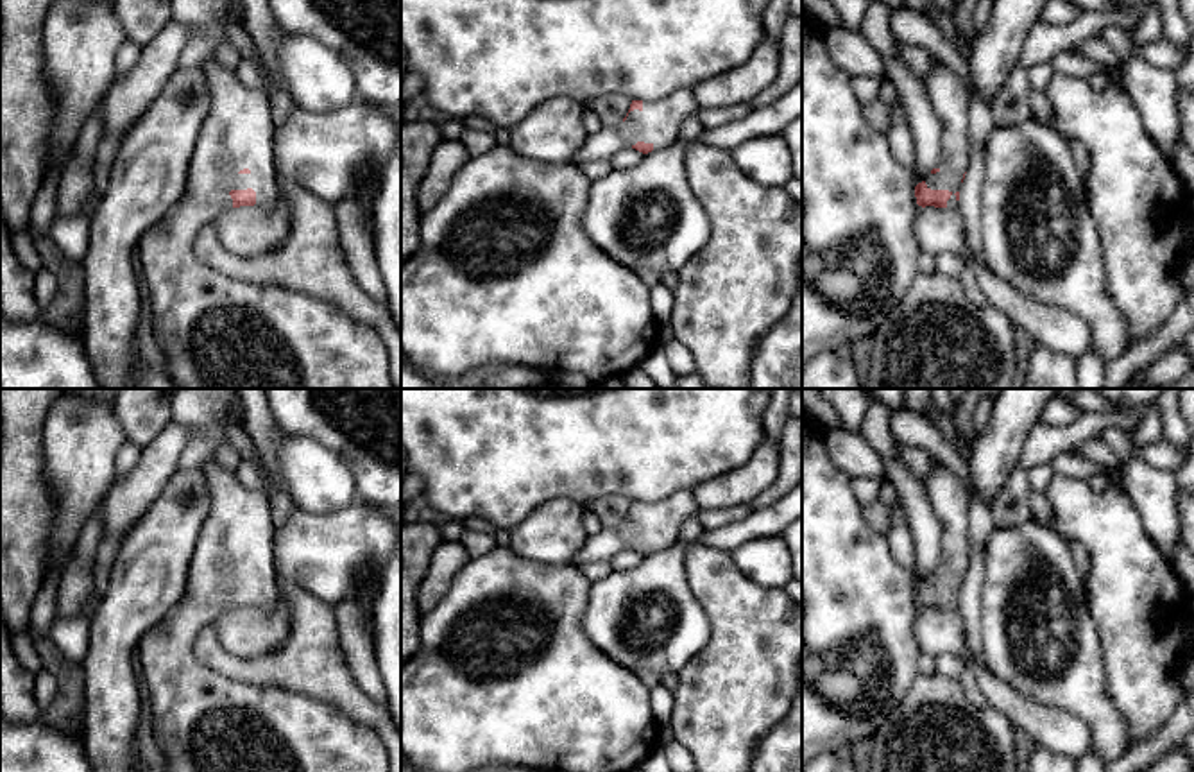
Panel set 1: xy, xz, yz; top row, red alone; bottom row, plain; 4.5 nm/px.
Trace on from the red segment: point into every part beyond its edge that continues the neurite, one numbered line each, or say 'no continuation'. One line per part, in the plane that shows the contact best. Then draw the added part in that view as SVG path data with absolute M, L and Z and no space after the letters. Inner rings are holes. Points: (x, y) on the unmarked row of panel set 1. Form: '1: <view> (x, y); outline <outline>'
1: yz (947, 497); outline M936 460L924 480L927 502L940 525L938 573L925 577L931 591L949 591L952 596L947 609L958 609L956 593L961 589L963 575L968 570L968 494L961 478Z

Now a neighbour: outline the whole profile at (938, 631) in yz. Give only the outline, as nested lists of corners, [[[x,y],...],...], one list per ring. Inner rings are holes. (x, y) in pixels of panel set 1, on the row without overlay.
[[[918,607],[913,629],[922,654],[956,654],[967,661],[967,632],[958,609]]]

